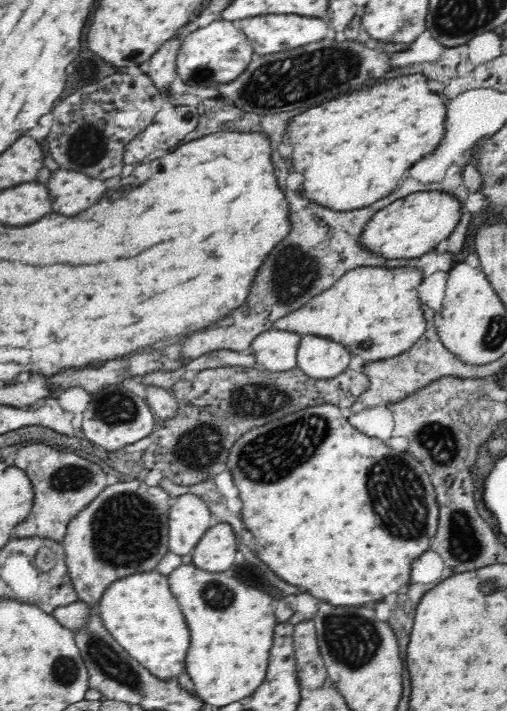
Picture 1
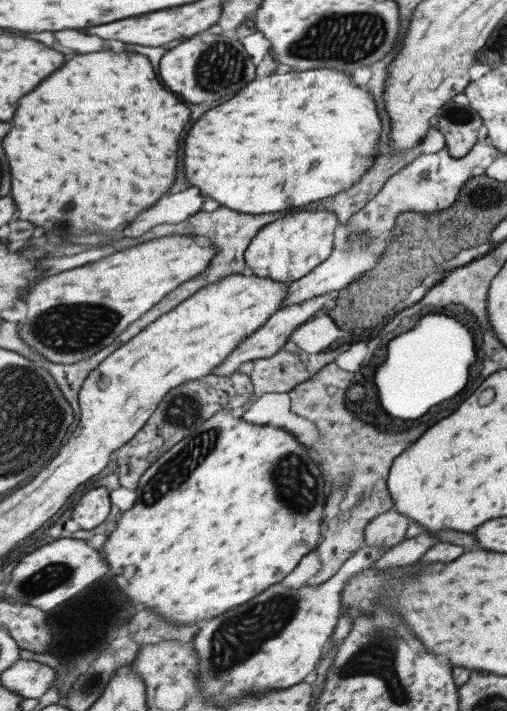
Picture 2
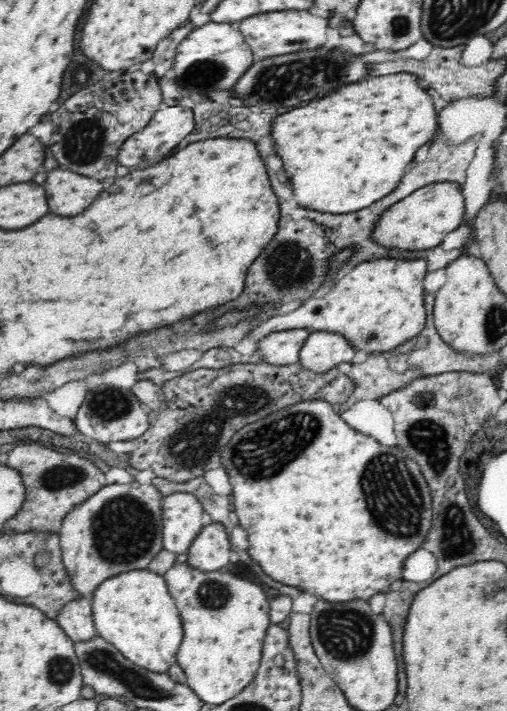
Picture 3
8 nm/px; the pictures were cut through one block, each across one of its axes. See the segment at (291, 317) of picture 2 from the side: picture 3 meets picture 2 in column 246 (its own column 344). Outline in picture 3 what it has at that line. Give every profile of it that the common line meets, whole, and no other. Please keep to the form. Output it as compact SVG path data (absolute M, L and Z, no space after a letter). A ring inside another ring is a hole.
M327 330L311 331L299 352L299 363L314 372L326 372L340 362L350 363L356 348L345 336Z

